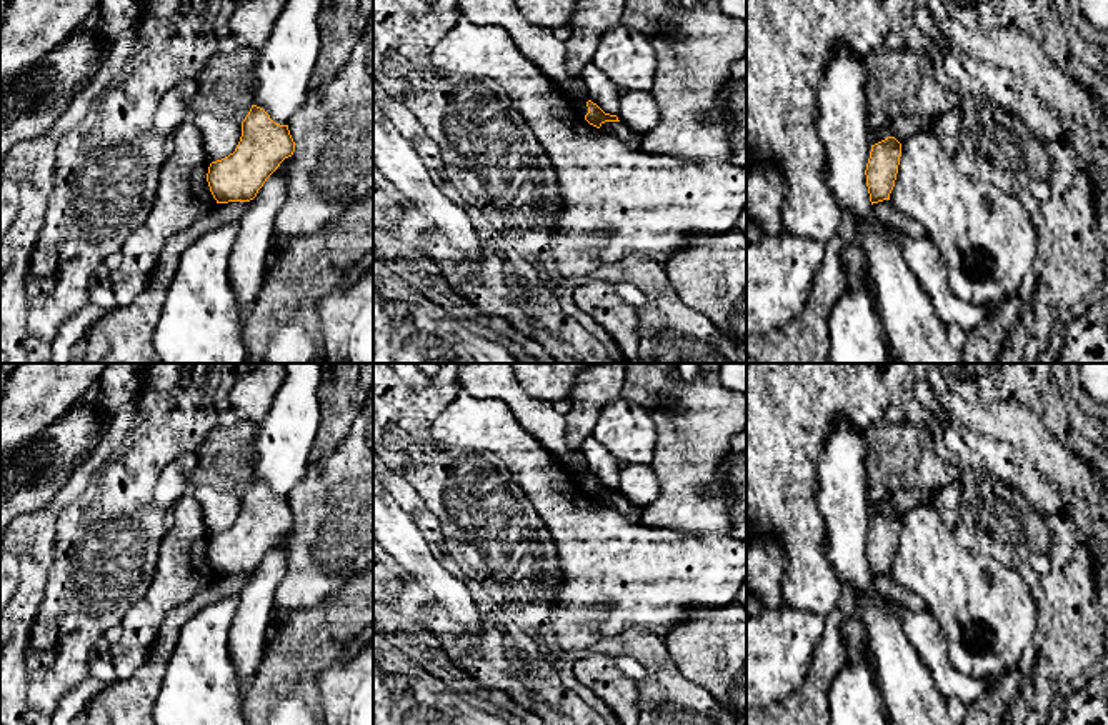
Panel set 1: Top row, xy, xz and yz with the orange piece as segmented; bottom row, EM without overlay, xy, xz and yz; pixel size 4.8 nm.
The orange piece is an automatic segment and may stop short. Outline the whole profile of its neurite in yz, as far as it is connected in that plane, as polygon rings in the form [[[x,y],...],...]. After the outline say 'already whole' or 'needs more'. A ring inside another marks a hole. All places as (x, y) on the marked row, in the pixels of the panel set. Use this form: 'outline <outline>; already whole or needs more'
outline [[[888,137],[871,145],[865,170],[871,205],[890,200],[898,173],[900,157],[901,143],[895,137]]]; already whole

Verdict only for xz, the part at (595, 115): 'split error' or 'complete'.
complete

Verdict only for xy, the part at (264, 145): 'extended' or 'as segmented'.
as segmented

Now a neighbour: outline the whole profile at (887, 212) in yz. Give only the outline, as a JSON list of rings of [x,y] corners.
[[[890,200],[873,203],[871,208],[878,220],[898,230],[900,233],[908,235],[911,238],[926,237],[923,227],[913,218],[903,215]]]

